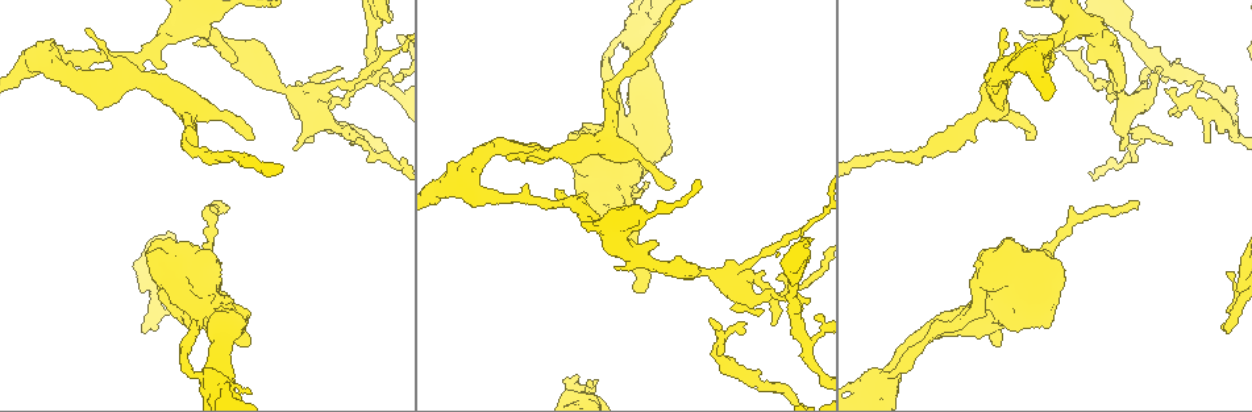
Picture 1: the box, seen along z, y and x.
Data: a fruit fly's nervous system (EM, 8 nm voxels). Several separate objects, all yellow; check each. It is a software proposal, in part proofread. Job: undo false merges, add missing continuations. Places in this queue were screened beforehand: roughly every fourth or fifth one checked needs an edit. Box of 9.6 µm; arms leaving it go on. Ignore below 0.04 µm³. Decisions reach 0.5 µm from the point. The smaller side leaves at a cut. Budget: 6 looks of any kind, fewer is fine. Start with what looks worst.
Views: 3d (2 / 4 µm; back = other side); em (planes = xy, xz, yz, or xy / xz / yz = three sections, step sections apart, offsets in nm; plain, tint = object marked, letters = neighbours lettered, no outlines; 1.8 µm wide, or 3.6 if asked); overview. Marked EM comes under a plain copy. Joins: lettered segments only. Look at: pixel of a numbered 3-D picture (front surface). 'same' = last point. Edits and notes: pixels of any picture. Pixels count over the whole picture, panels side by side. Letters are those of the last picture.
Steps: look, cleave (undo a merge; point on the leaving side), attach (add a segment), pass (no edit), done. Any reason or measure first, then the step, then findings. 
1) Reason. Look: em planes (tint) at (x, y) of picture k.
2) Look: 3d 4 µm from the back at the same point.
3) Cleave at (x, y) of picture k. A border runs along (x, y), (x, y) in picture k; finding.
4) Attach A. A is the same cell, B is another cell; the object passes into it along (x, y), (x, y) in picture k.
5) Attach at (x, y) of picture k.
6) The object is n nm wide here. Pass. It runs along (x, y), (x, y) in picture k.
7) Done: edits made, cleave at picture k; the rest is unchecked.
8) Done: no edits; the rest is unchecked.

Calibre changes. Look: em 3.6 µm xy step 16 (tint) at (623, 193) of picture 1.

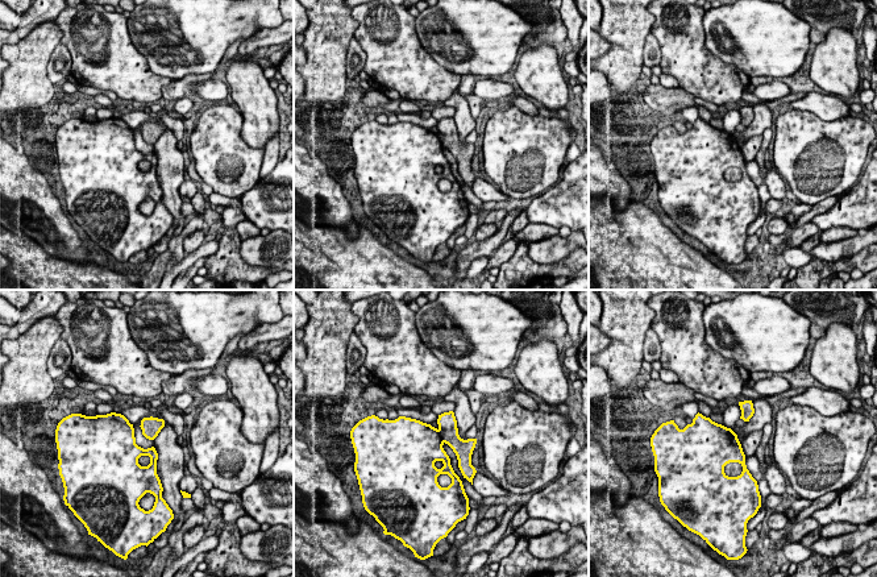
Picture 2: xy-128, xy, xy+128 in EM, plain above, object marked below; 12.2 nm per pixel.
Cut it another way. Look: em 3.6 µm planes (letters) at the same point.

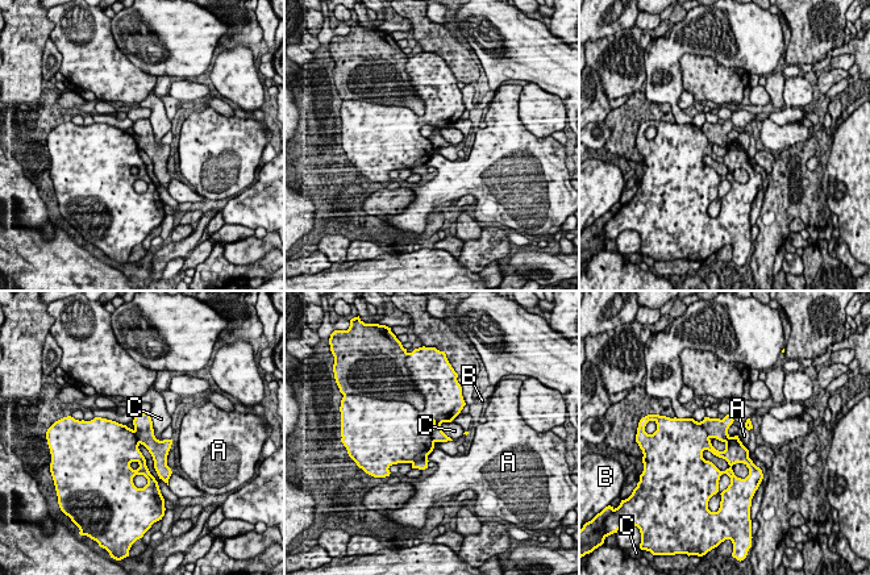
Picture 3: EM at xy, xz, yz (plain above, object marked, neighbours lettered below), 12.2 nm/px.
The longest contact is with C, 400 nm. Cleave at (406, 391) of picture 3. A, B and C are other cells; a border runs along (406, 401), (417, 409), (425, 408) in picture 3; two cells meet here.

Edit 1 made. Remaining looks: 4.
See it whole again. Look: overview.

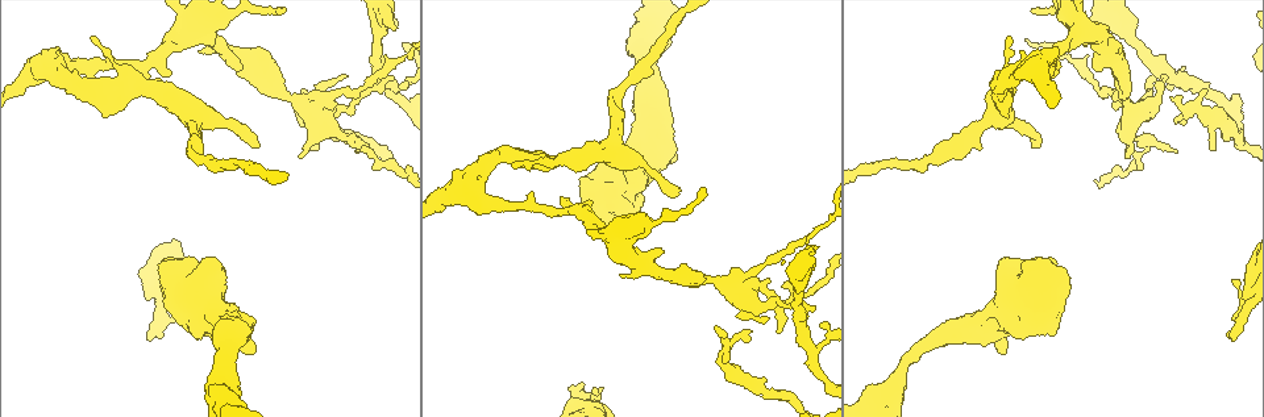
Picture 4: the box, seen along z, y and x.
An open end. Look: em planes (letters) at (567, 390) of picture 4.

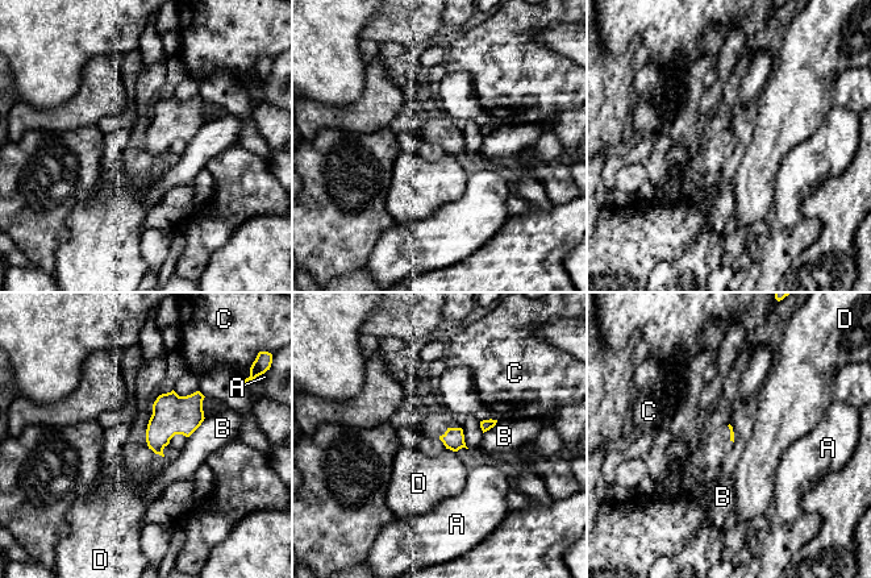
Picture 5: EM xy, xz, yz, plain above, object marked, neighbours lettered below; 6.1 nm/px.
Pass. A, B, C and D are other cells; a border runs along (446, 448), (455, 452) in picture 5; no lettered segment goes on from it.

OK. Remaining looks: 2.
Done: edits made, cleave at picture 3; the rest is unchecked.

